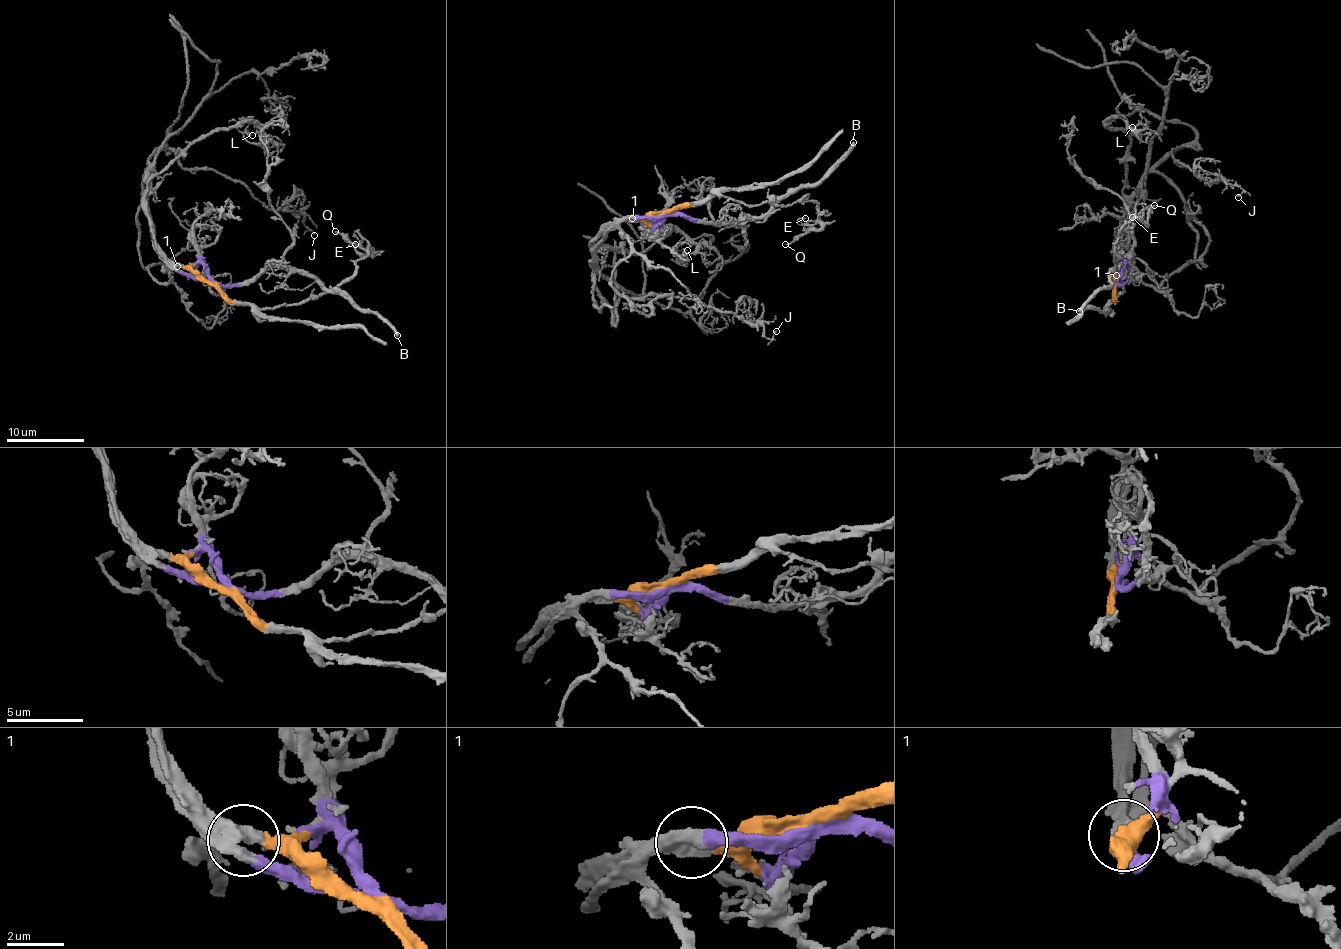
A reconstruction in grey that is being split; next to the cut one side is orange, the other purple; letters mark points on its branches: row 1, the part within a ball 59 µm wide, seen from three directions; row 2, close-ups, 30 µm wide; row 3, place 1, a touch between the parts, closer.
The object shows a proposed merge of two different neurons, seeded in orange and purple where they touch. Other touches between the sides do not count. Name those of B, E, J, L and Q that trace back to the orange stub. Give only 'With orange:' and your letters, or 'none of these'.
With orange: E, J, L, Q

